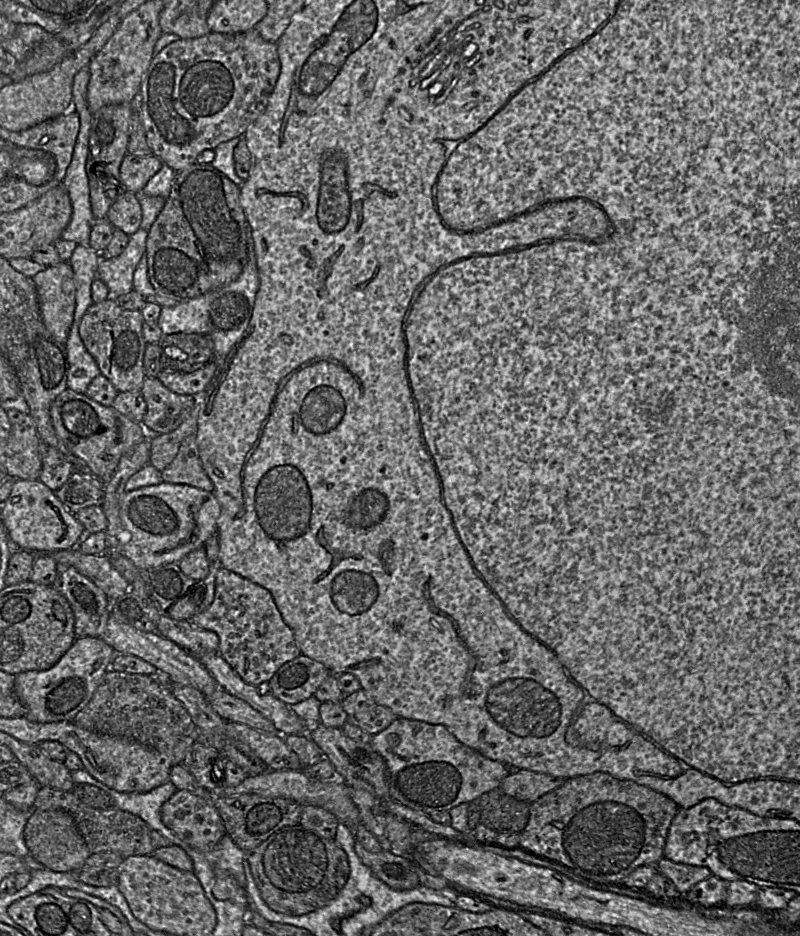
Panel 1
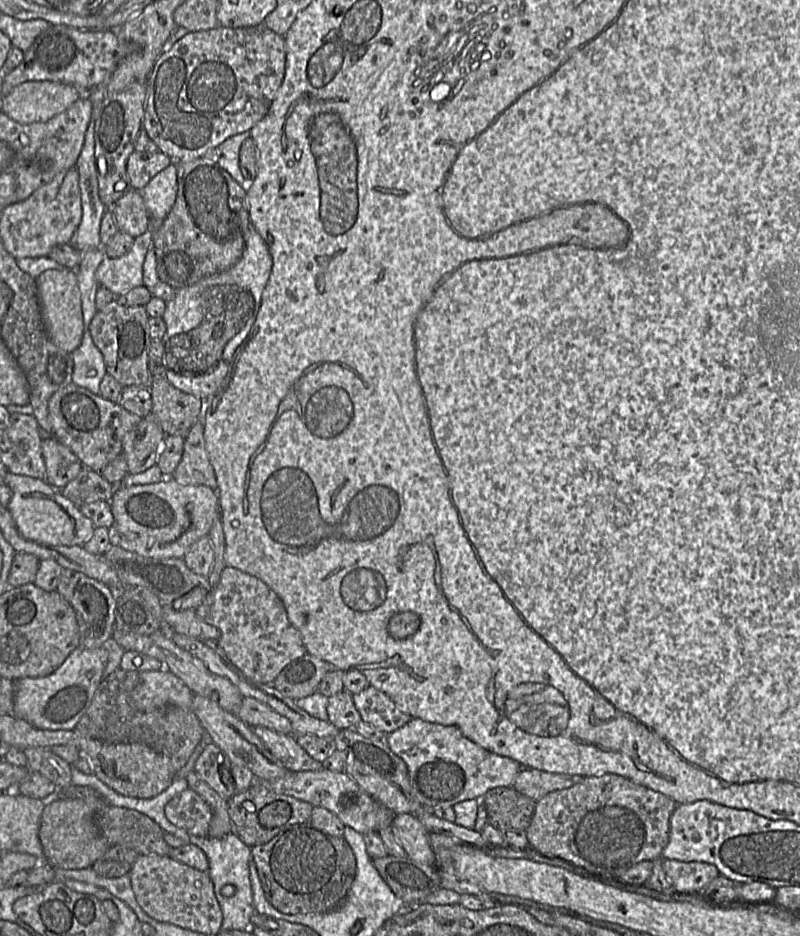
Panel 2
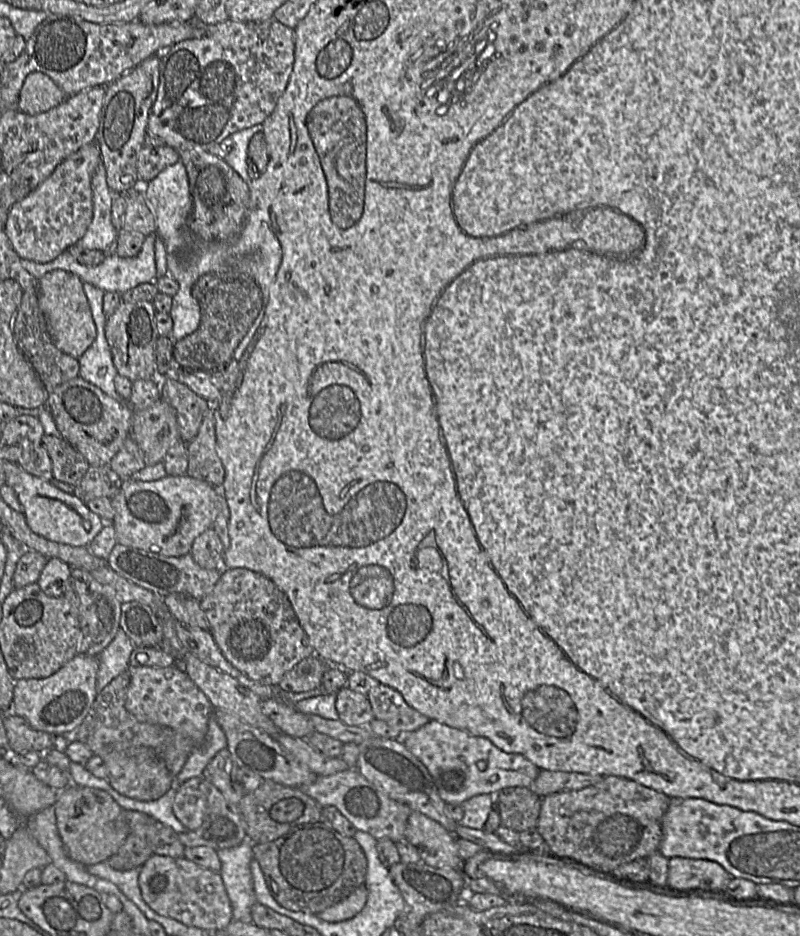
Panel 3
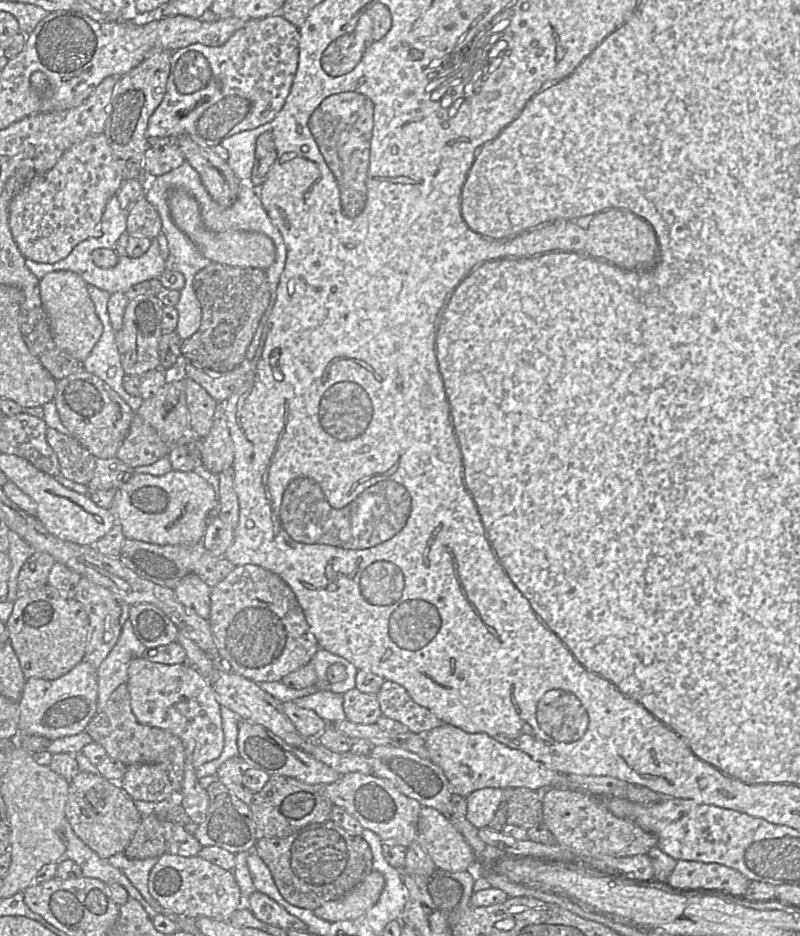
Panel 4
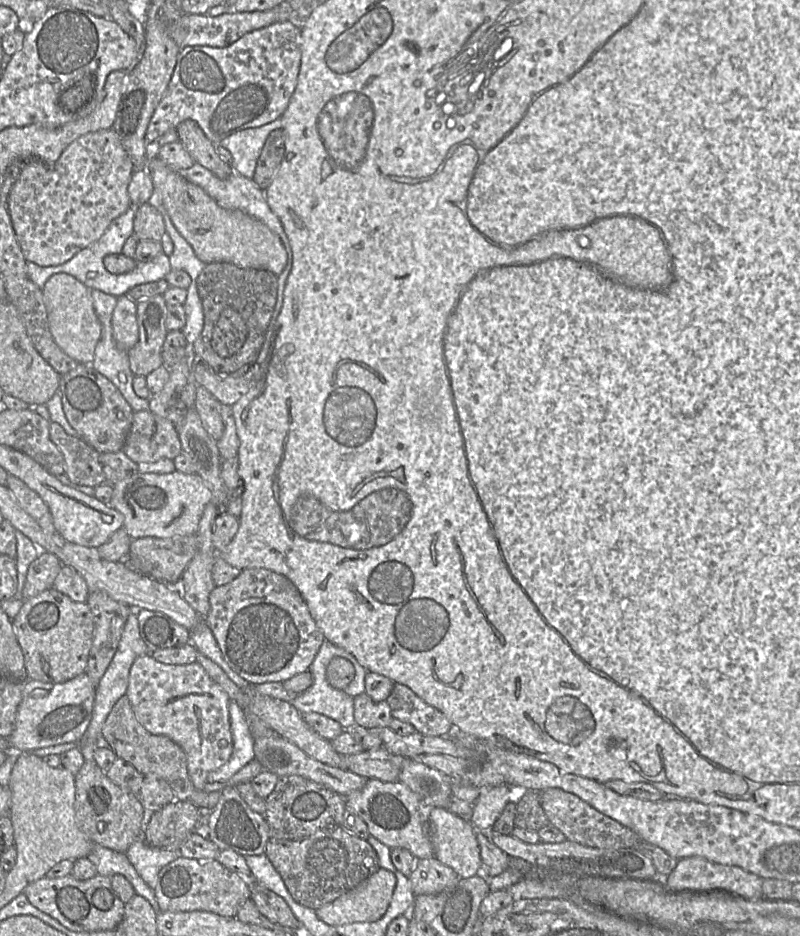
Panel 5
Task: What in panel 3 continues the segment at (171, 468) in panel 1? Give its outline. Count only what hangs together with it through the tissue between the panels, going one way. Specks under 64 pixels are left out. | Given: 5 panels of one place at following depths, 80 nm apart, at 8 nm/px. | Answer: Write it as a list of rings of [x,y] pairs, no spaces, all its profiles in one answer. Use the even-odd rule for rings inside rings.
[[[214,405],[209,408],[196,437],[187,444],[186,475],[205,481],[213,487],[221,487],[225,470],[216,450],[214,409]]]

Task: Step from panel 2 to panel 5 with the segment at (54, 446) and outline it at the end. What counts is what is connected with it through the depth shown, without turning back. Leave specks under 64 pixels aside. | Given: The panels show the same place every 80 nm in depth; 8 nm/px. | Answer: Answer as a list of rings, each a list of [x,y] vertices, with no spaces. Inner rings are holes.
[[[50,422],[50,438],[64,457],[65,475],[71,482],[88,487],[105,483],[100,453],[80,437],[68,435],[63,427]]]

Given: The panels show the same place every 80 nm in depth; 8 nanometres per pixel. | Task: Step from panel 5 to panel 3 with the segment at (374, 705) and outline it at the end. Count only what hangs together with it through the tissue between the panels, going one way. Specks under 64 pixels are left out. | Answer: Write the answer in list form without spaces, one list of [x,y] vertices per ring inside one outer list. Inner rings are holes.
[[[347,687],[337,691],[336,710],[339,720],[348,726],[364,726],[373,719],[373,711],[367,695],[354,692]]]

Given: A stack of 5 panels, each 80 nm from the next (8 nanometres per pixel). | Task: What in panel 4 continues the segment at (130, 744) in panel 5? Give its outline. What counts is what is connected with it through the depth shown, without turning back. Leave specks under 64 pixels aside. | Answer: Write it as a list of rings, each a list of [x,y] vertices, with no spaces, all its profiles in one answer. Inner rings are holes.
[[[127,683],[118,686],[104,707],[97,709],[85,732],[91,736],[94,743],[106,750],[109,758],[118,760],[126,766],[135,764],[162,766],[167,772],[173,790],[180,791],[185,771],[184,744],[179,737],[171,732],[146,726],[136,719],[131,710]]]

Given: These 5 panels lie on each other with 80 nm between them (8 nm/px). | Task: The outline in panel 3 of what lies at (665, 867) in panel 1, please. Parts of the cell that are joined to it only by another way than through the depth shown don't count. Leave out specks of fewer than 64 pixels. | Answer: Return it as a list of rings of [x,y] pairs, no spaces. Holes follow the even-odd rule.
[[[669,859],[667,887],[674,891],[721,891],[732,876],[718,863],[705,859]]]

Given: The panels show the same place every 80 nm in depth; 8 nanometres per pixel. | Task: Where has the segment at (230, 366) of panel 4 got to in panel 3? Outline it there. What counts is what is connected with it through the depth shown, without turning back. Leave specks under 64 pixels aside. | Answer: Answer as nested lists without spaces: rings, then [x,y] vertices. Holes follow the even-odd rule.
[[[241,273],[201,276],[193,286],[193,296],[200,306],[199,327],[173,345],[174,366],[196,370],[217,370],[232,359],[262,307],[262,292],[250,276]]]

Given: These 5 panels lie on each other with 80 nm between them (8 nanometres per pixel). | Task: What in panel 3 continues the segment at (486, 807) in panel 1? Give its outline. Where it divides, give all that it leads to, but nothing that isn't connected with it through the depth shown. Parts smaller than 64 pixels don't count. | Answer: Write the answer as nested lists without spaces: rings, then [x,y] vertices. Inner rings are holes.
[[[507,787],[495,796],[501,826],[517,832],[536,827],[542,798],[526,787]]]

